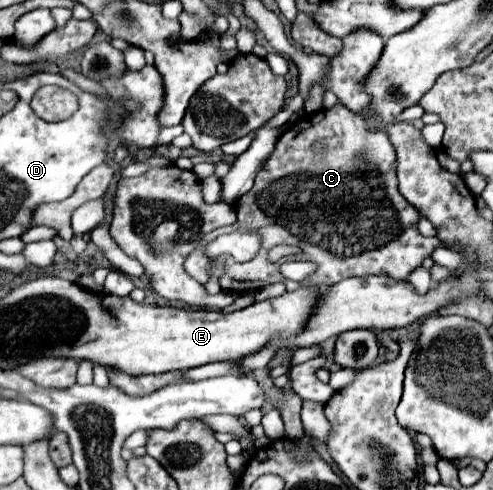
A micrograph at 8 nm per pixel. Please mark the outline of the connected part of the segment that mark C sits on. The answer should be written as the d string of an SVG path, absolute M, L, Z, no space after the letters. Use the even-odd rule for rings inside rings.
M337 103L333 109L317 111L315 115L303 115L303 119L295 121L287 133L279 139L275 151L259 171L255 179L255 187L239 199L239 217L235 225L215 229L207 237L203 237L197 245L197 249L187 257L187 273L197 279L199 283L209 281L209 259L203 255L203 247L217 237L219 233L235 231L239 225L255 229L261 235L261 251L255 259L247 263L225 263L225 277L221 277L221 287L225 291L241 291L251 289L263 289L269 283L277 283L283 279L279 271L279 263L267 261L267 251L273 245L299 245L303 249L303 255L299 259L317 263L317 271L307 277L303 285L331 285L339 279L347 277L363 277L363 275L391 275L395 279L407 279L407 275L423 263L425 257L433 253L435 247L441 247L439 239L423 237L417 231L417 221L421 215L399 195L397 189L397 175L395 175L395 149L391 147L391 141L383 131L369 131L365 129L367 123L363 115L351 115L341 103ZM323 139L327 143L327 151L315 155L313 143Z

